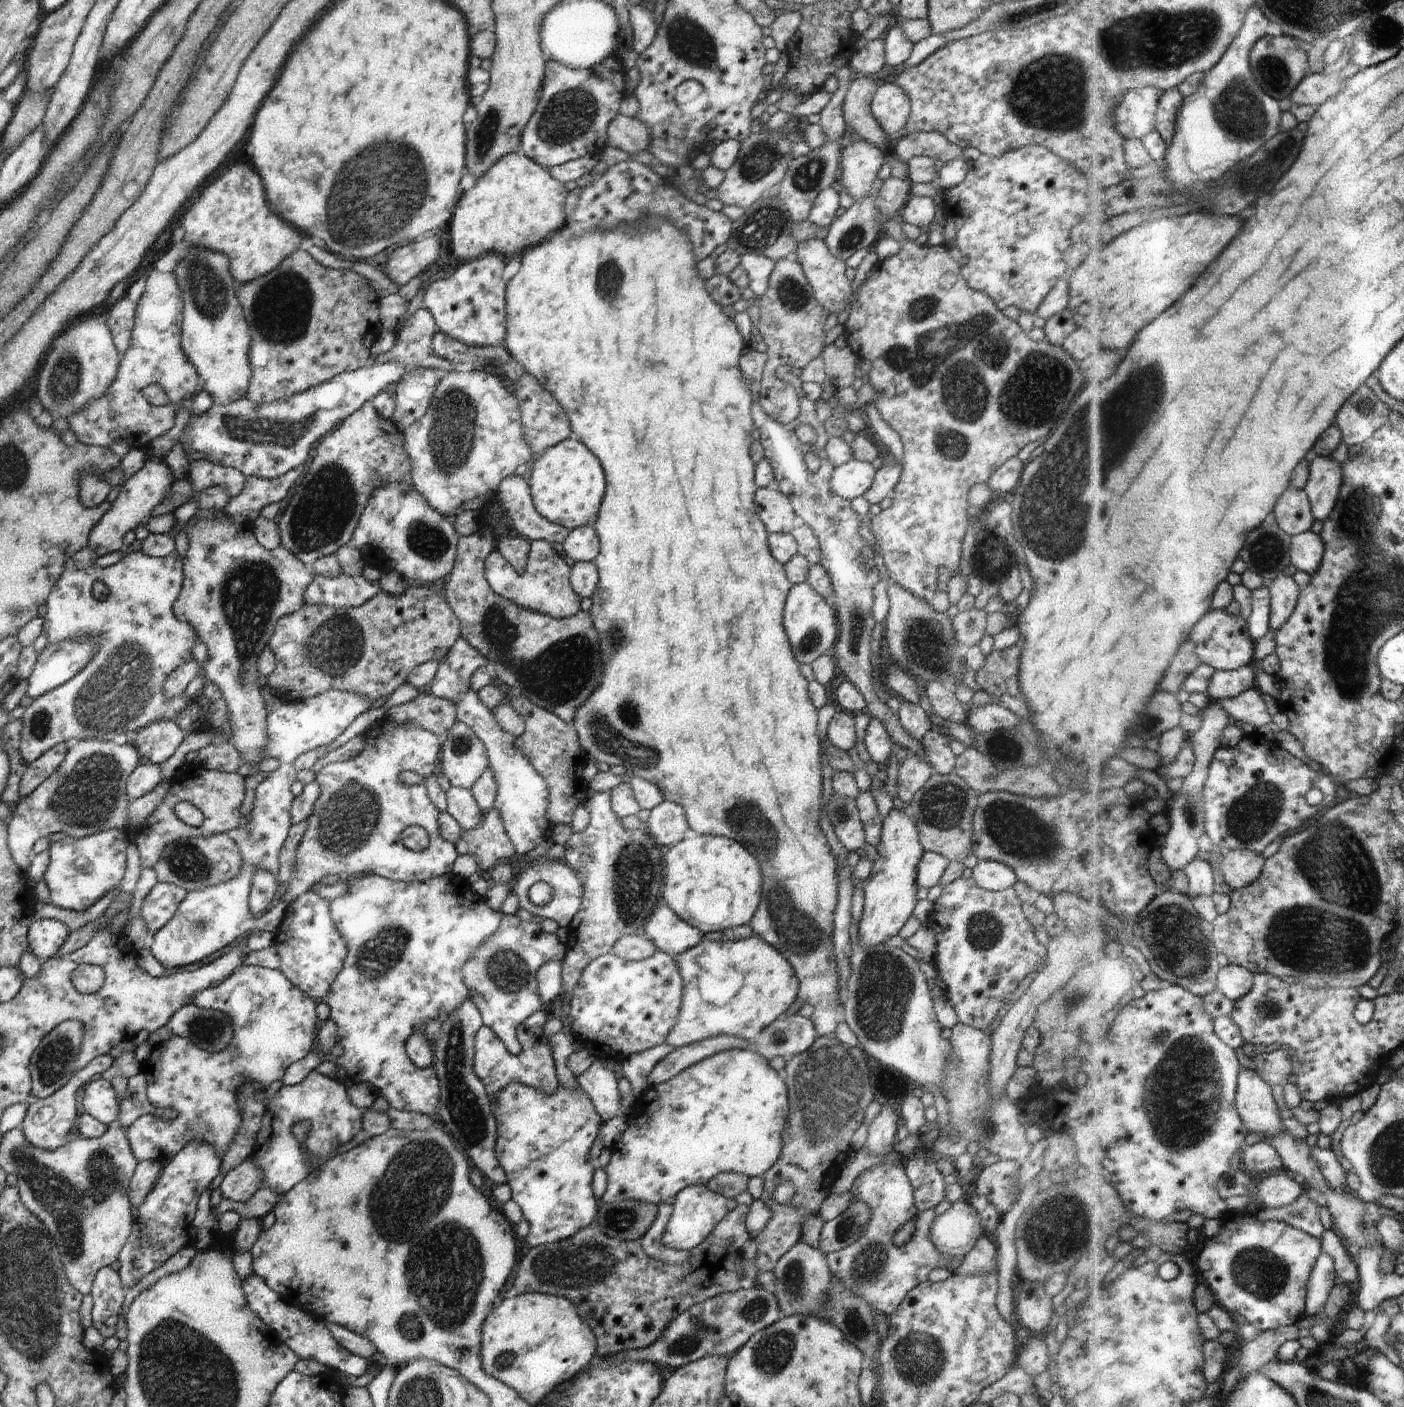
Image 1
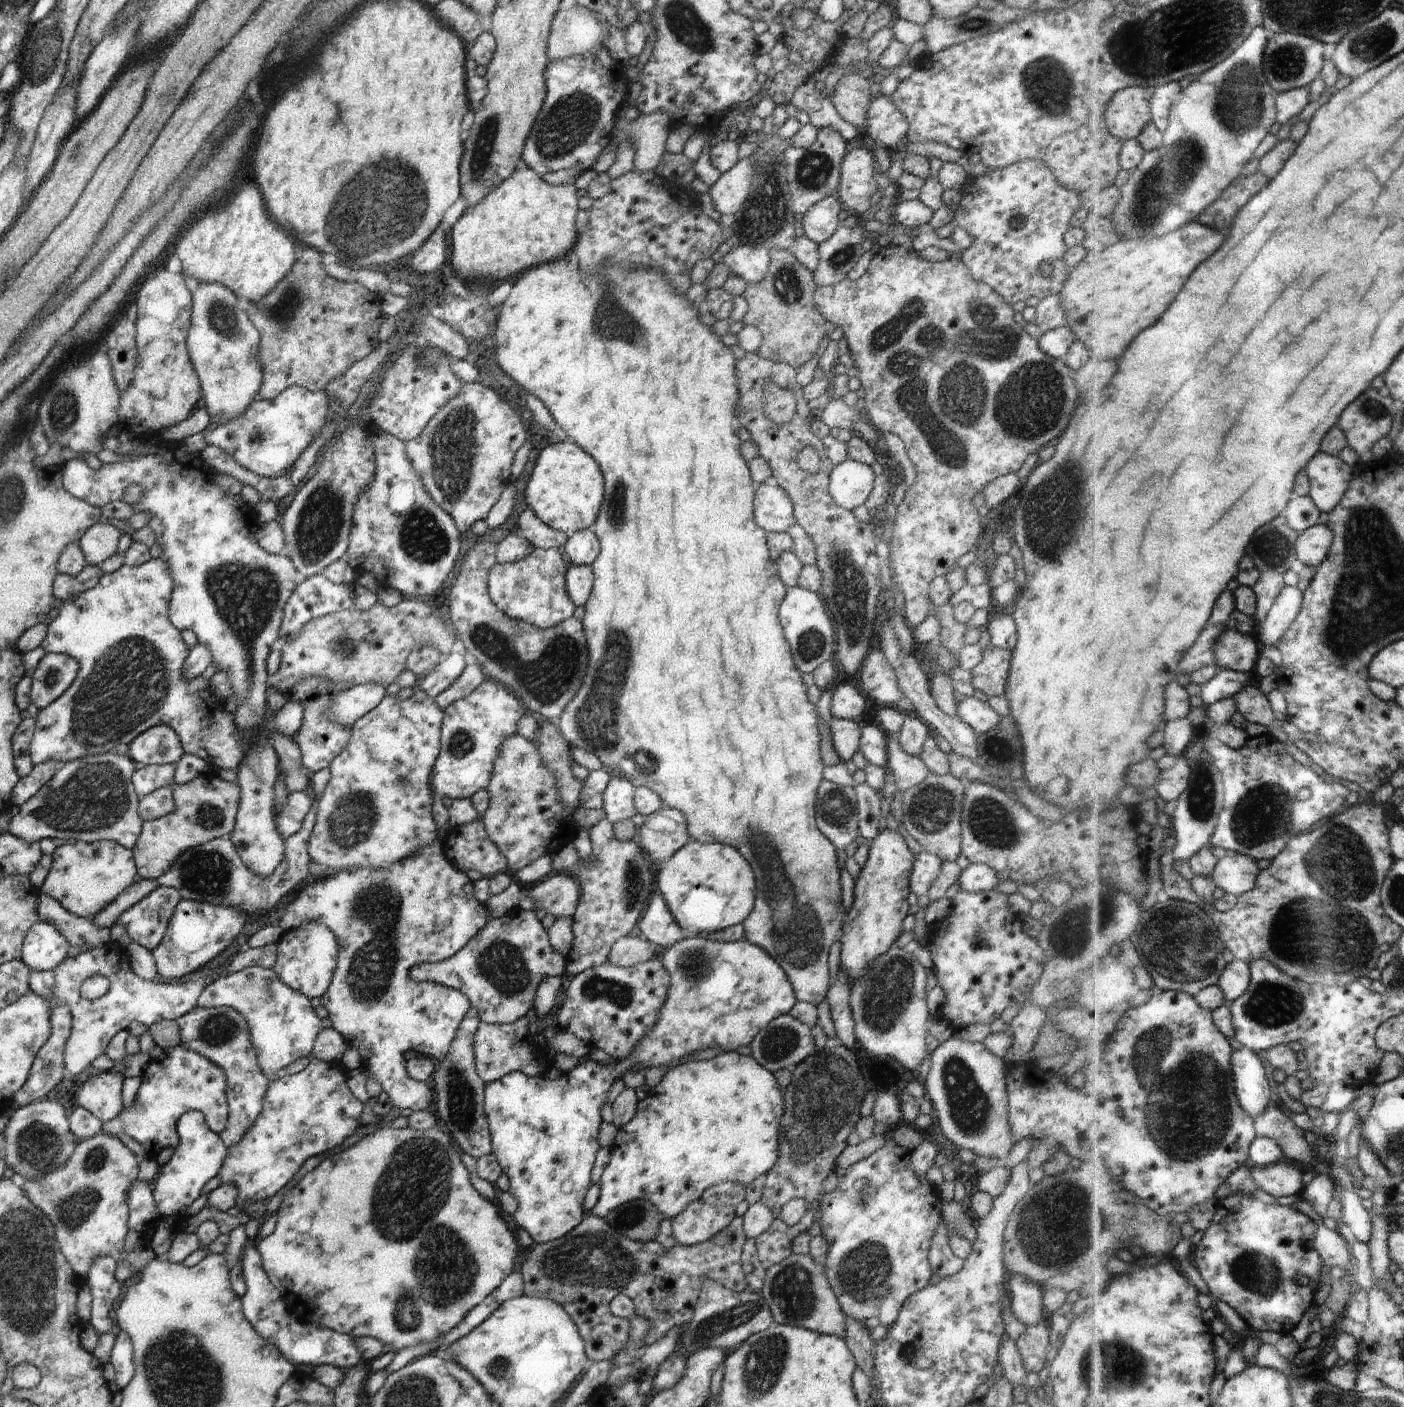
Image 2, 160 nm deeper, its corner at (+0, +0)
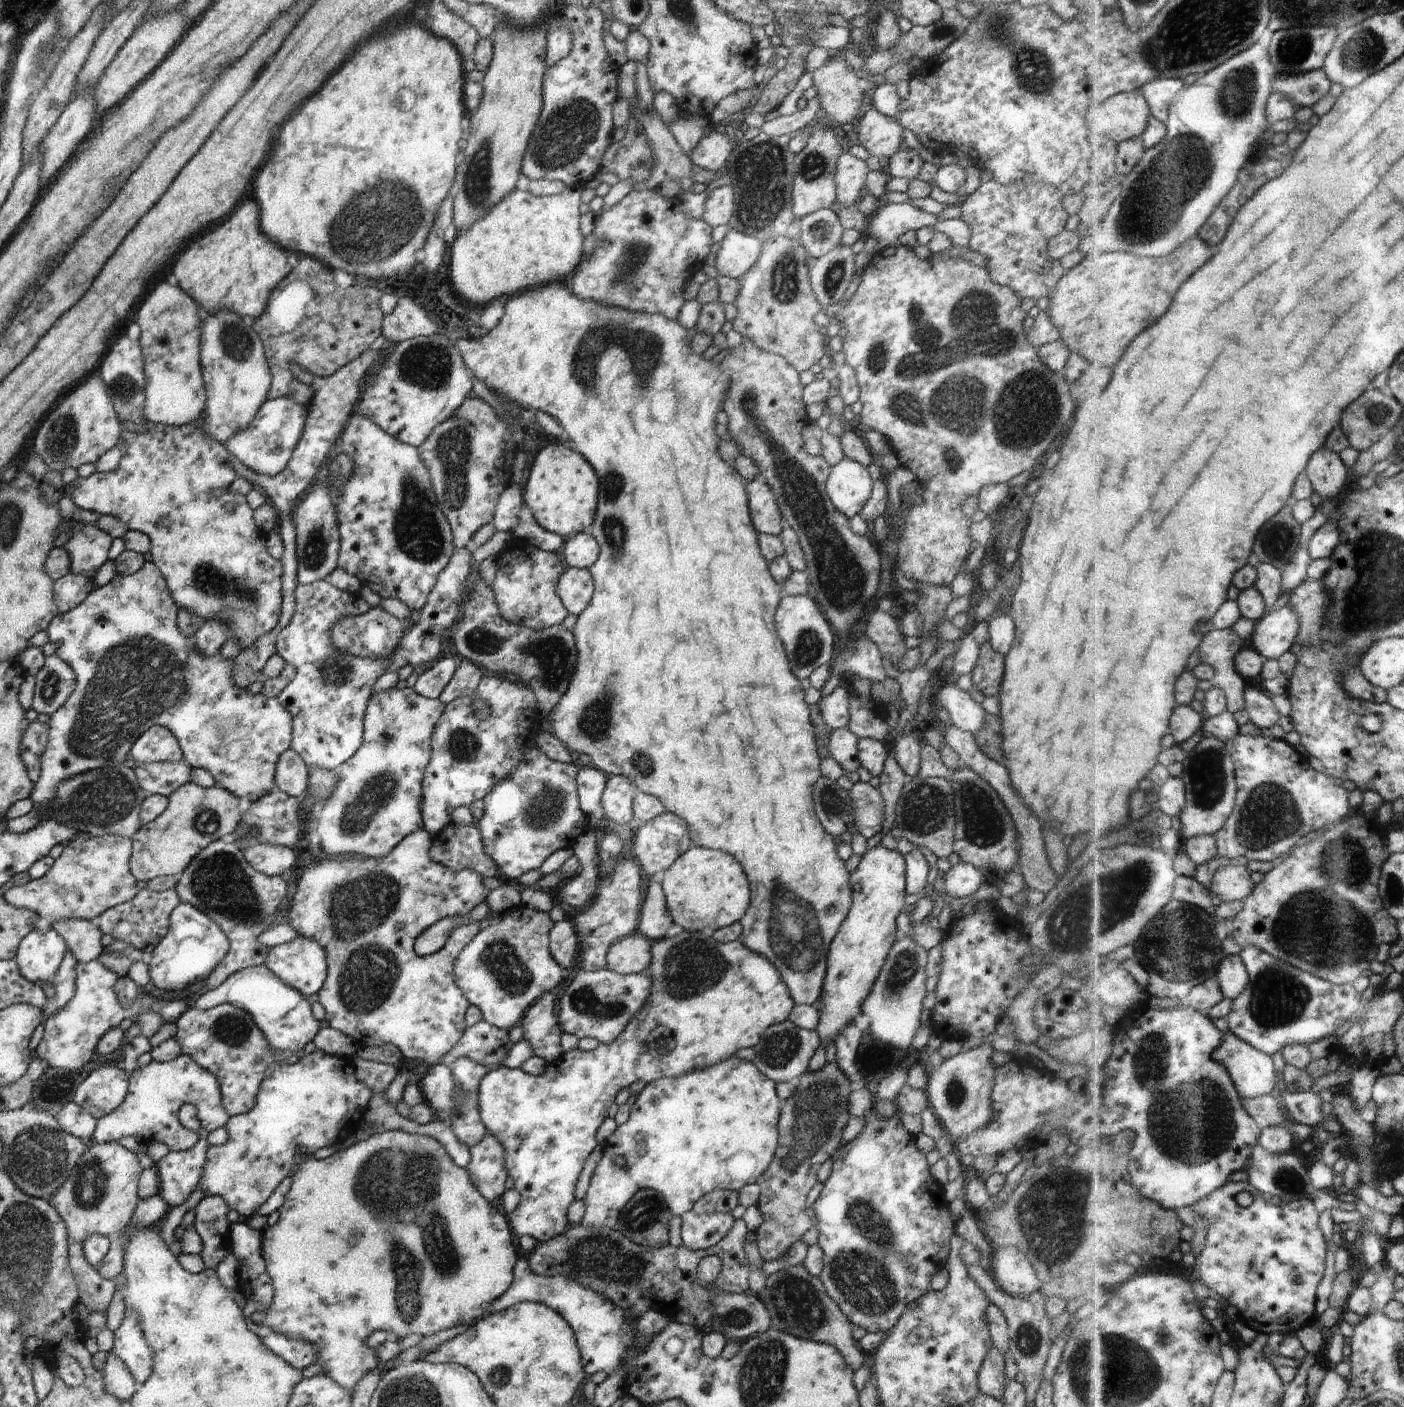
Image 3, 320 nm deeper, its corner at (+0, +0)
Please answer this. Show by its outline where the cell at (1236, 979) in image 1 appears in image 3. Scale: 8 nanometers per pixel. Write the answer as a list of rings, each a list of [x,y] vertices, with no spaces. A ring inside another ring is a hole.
[[[1241,954],[1227,956],[1221,964],[1217,979],[1226,998],[1235,1001],[1251,983],[1251,973]]]

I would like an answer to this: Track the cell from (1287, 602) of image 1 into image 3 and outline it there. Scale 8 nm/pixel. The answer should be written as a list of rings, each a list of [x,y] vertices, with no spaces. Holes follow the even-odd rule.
[[[1288,604],[1256,623],[1250,644],[1265,657],[1277,659],[1292,651],[1300,636],[1300,615]]]

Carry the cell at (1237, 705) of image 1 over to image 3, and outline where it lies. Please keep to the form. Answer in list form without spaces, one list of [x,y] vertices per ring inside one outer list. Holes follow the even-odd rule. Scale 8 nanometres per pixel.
[[[1248,686],[1247,688],[1247,708],[1252,724],[1256,722],[1260,728],[1277,728],[1282,714],[1276,706],[1276,702],[1272,700],[1272,696],[1268,696],[1266,690]]]

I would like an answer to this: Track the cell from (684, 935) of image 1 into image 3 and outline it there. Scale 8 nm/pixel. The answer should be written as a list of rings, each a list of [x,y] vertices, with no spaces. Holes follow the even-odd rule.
[[[658,878],[650,881],[643,897],[637,932],[650,941],[663,939],[673,924],[668,914],[665,894]]]

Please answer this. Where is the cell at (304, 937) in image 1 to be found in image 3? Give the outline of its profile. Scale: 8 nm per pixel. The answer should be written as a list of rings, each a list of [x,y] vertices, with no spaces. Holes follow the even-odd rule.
[[[302,936],[270,948],[265,965],[305,997],[316,994],[328,974],[325,950],[316,941]]]

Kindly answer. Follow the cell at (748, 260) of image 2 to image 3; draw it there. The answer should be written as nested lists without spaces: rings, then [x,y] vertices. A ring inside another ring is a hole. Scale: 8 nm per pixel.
[[[732,228],[721,241],[715,260],[718,274],[738,280],[759,257],[762,243],[756,237]]]

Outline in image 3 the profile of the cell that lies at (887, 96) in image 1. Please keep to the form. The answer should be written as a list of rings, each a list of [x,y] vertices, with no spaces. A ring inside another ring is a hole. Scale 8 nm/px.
[[[874,107],[861,114],[861,124],[858,124],[858,140],[871,154],[884,163],[894,156],[904,140],[903,126],[896,120],[880,114]]]

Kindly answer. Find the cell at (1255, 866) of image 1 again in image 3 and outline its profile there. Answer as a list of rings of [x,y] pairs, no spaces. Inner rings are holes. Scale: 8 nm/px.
[[[1238,861],[1218,869],[1216,880],[1210,889],[1223,901],[1244,901],[1256,886],[1247,864]]]

